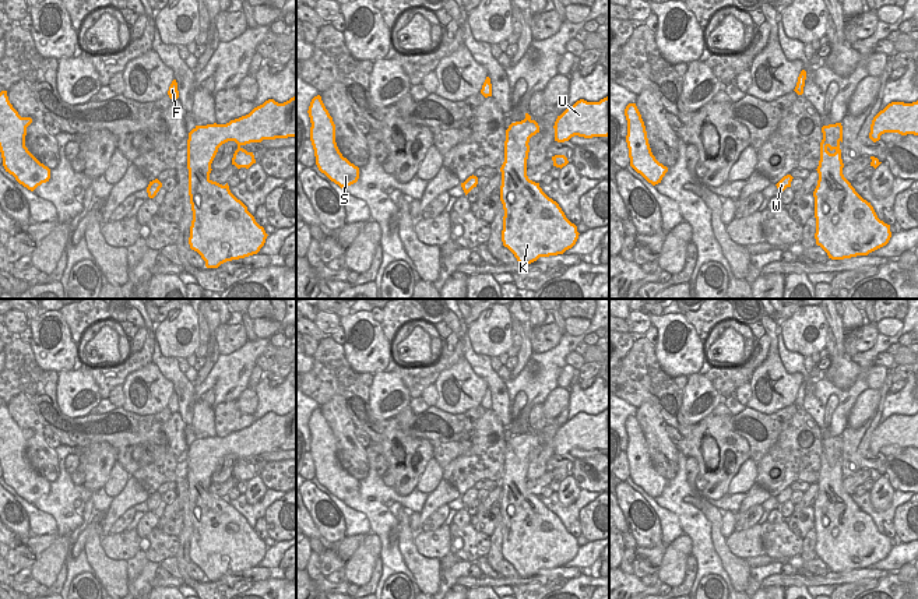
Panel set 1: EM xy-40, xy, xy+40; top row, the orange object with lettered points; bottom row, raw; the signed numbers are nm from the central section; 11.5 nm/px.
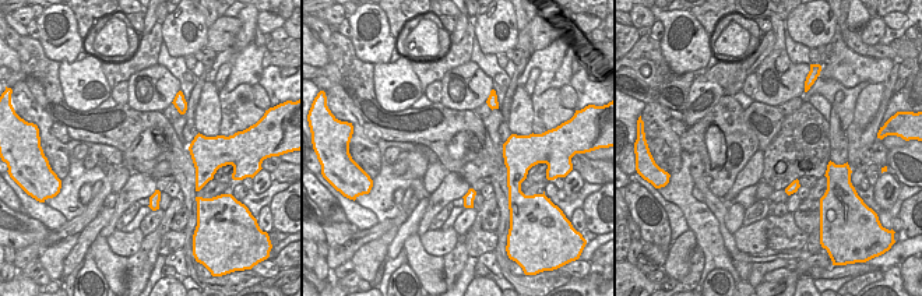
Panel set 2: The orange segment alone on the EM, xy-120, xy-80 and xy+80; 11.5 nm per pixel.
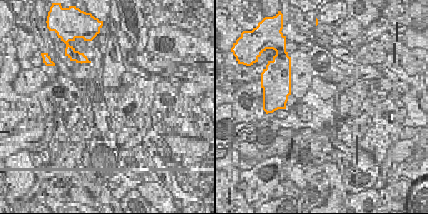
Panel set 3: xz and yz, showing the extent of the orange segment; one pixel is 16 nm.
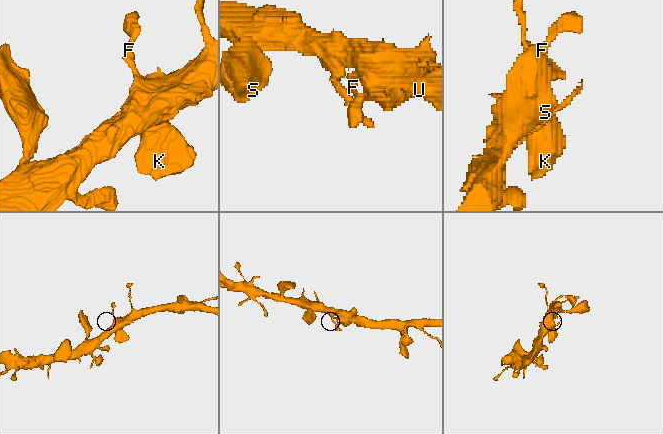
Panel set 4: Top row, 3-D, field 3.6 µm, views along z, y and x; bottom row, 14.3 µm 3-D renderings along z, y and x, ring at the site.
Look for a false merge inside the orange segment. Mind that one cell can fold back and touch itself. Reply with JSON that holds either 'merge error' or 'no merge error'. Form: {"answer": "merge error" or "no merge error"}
{"answer": "no merge error"}

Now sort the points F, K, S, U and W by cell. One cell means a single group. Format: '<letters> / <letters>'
F K S U W

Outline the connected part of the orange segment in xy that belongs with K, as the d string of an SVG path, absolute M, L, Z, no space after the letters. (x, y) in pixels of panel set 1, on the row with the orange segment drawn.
M528 113L524 120L511 123L506 130L500 168L504 209L502 242L523 265L539 257L563 254L580 235L559 204L527 176L528 142L537 133L539 126Z

